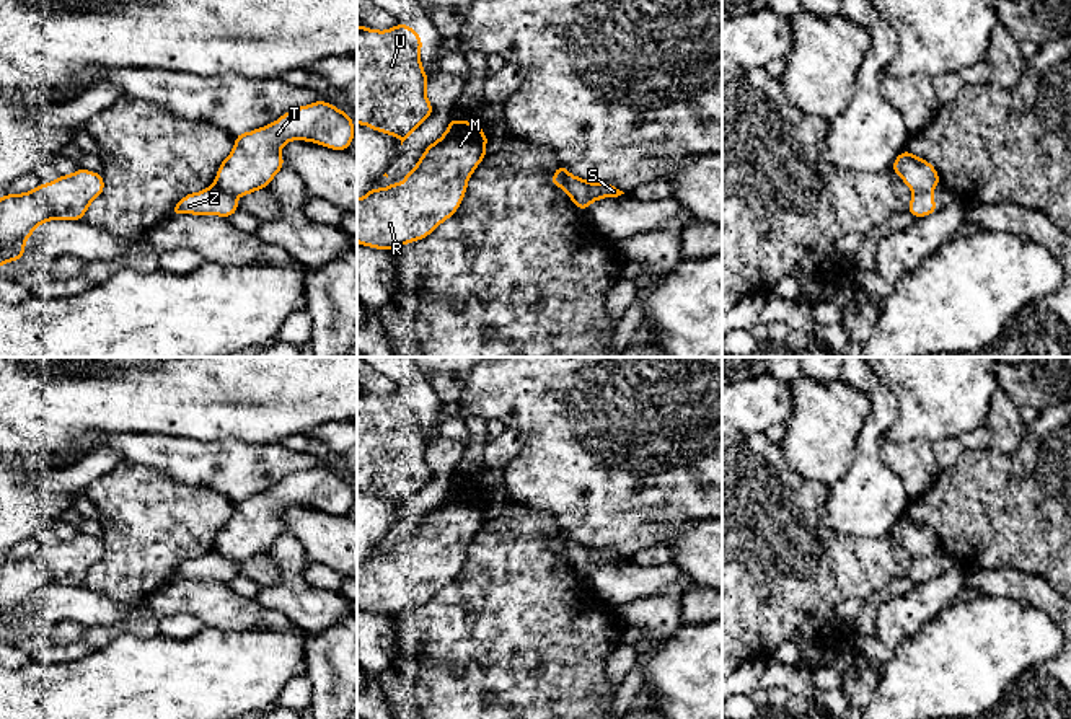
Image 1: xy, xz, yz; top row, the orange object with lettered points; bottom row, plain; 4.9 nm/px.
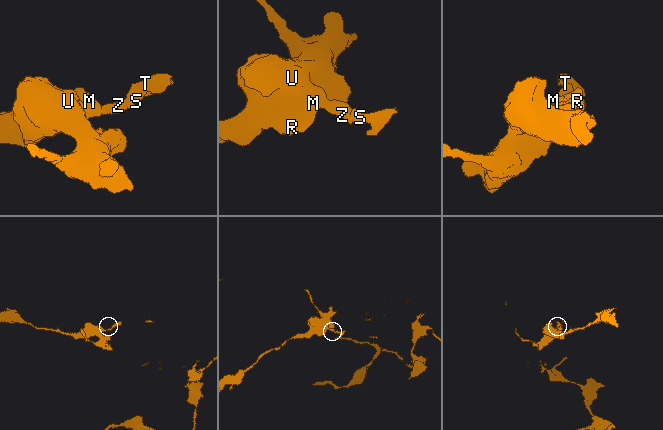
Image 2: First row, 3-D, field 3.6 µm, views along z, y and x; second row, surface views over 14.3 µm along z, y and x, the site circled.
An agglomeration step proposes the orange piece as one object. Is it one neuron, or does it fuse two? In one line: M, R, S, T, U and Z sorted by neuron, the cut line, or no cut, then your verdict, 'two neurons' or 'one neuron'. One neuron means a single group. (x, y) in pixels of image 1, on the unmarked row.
groups M R U Z / S T; cut xy (215, 548), (235, 563); two neurons

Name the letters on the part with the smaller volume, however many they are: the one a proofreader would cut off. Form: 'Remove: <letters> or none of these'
Remove: S, T

